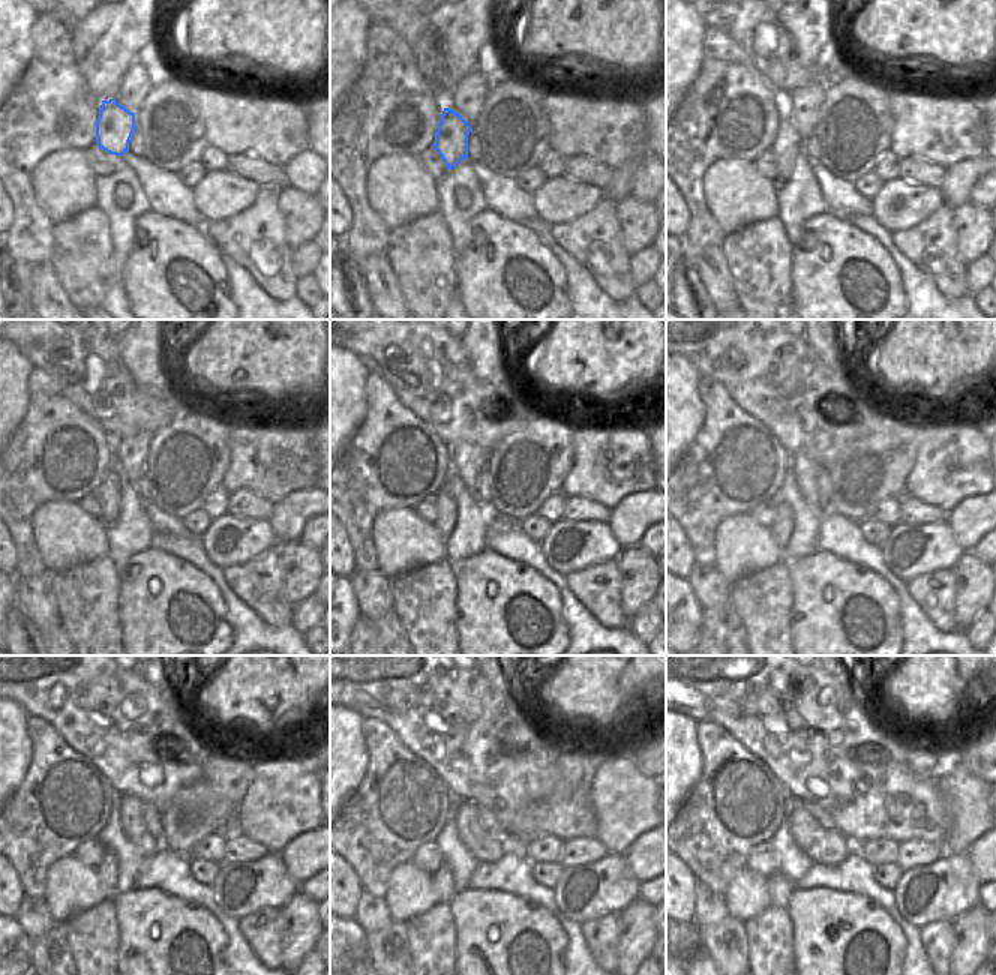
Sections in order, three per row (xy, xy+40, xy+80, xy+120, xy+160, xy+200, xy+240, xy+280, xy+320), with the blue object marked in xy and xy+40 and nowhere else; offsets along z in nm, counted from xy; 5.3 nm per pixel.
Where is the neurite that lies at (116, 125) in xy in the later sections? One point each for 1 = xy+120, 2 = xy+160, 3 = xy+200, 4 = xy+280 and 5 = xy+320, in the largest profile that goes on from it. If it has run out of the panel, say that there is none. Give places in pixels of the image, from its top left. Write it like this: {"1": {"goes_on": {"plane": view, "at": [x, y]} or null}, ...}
{"1": {"goes_on": {"plane": "xy+120", "at": [110, 488]}}, "2": {"goes_on": {"plane": "xy+160", "at": [446, 519]}}, "3": {"goes_on": {"plane": "xy+200", "at": [783, 518]}}, "4": {"goes_on": {"plane": "xy+280", "at": [443, 881]}}, "5": {"goes_on": {"plane": "xy+320", "at": [779, 890]}}}

